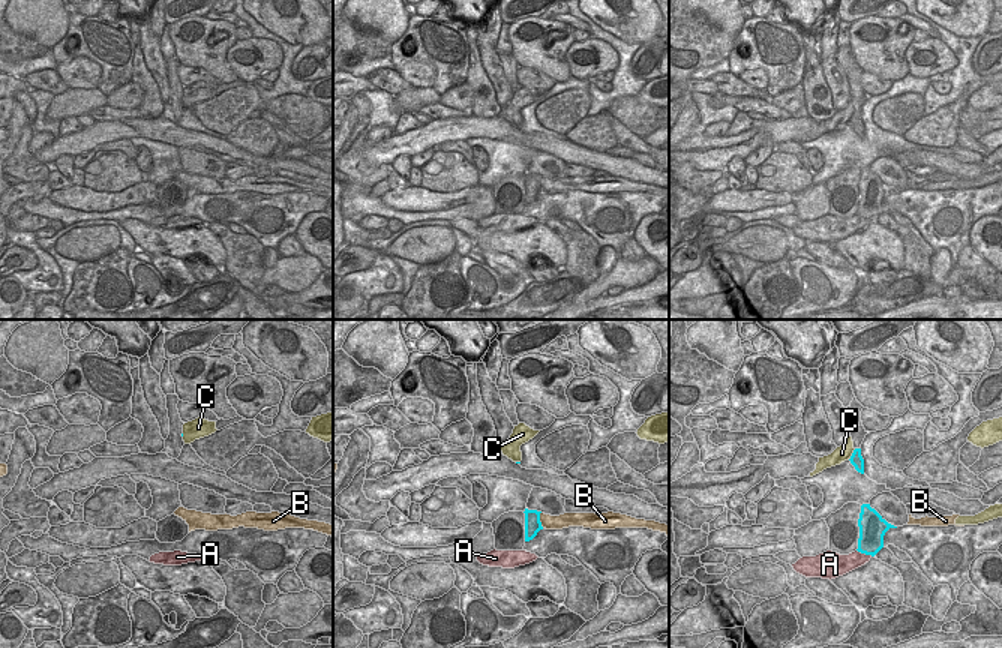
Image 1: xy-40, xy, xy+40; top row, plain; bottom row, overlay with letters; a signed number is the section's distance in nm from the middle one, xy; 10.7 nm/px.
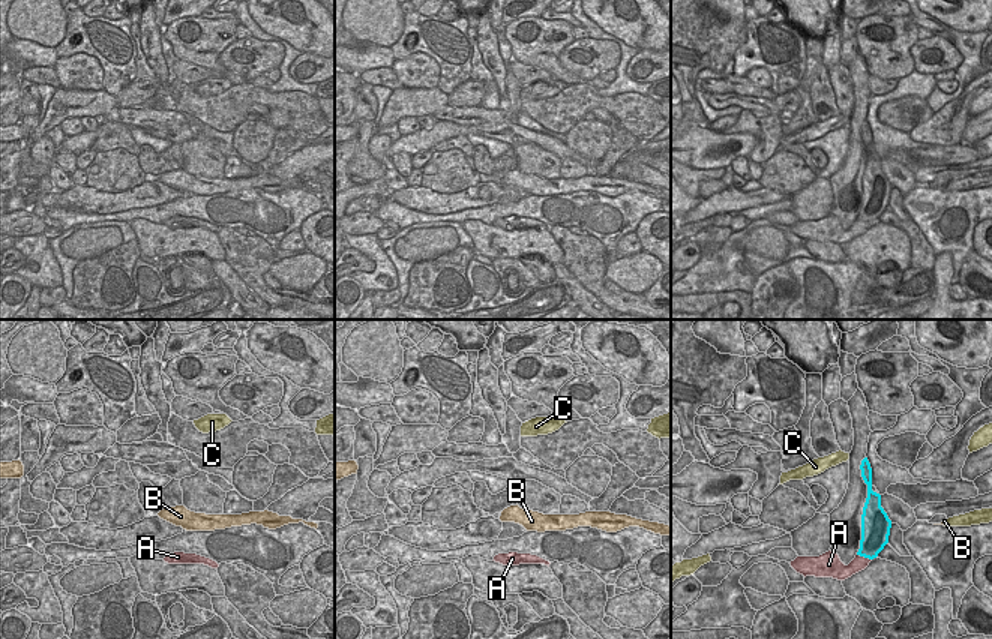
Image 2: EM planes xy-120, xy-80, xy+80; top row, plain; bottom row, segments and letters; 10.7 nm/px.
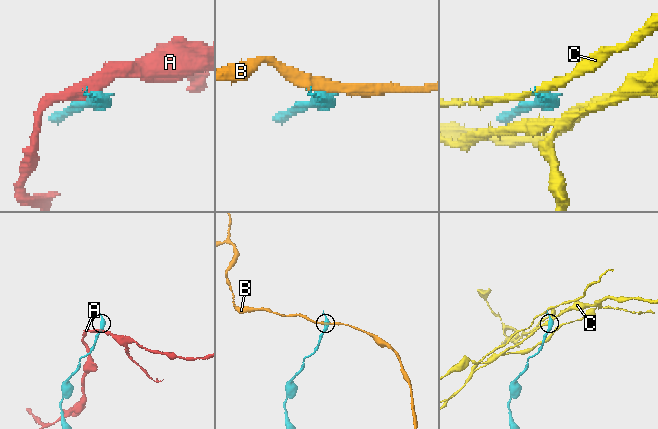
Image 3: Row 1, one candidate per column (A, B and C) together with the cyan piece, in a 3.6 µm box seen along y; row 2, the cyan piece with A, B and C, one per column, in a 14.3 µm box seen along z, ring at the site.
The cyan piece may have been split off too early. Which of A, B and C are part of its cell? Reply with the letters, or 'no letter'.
no letter.

